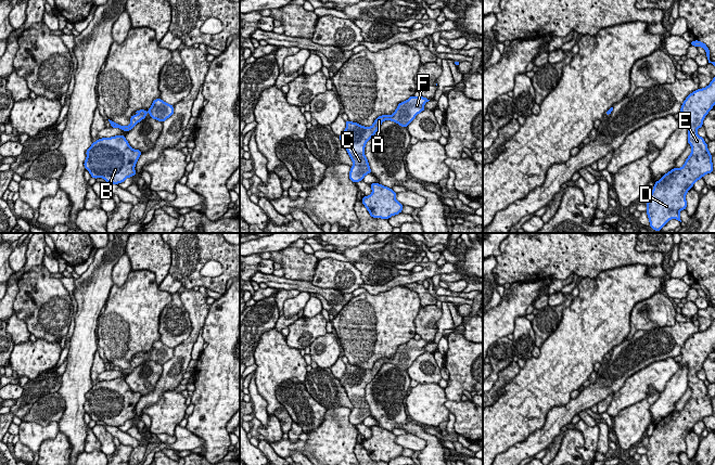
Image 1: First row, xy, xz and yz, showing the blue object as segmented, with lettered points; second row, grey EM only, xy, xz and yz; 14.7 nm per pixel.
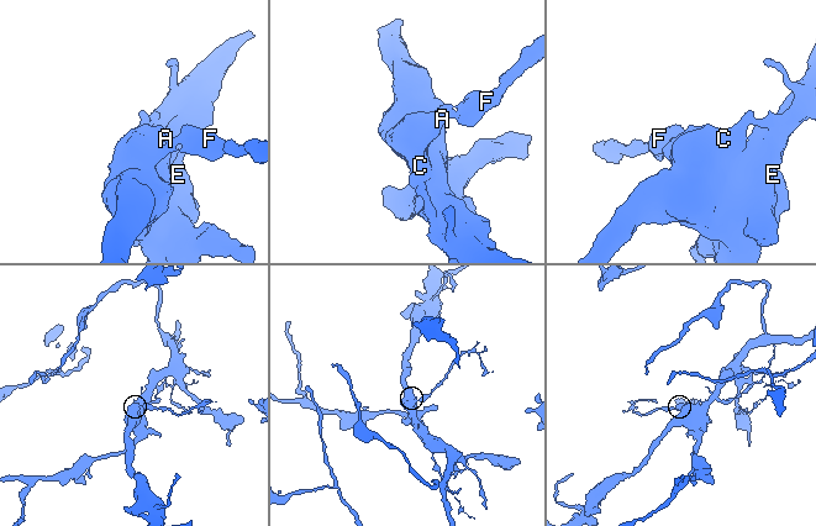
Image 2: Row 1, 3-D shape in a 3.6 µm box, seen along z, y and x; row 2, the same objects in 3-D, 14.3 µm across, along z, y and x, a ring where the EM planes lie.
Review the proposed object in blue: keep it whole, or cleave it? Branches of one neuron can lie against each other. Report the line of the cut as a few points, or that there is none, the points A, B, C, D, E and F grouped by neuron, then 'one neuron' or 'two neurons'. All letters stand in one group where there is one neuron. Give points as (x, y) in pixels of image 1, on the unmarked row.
no cut | A B C D E F | one neuron

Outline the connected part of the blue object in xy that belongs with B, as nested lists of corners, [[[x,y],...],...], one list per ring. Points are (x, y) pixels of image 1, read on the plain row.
[[[115,378],[97,383],[86,397],[84,408],[92,421],[118,427],[136,418],[135,409],[142,396],[131,391],[125,378]]]

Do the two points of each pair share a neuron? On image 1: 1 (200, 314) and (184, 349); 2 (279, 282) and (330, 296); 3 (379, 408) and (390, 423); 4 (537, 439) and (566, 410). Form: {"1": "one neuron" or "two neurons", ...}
{"1": "one neuron", "2": "one neuron", "3": "one neuron", "4": "one neuron"}

